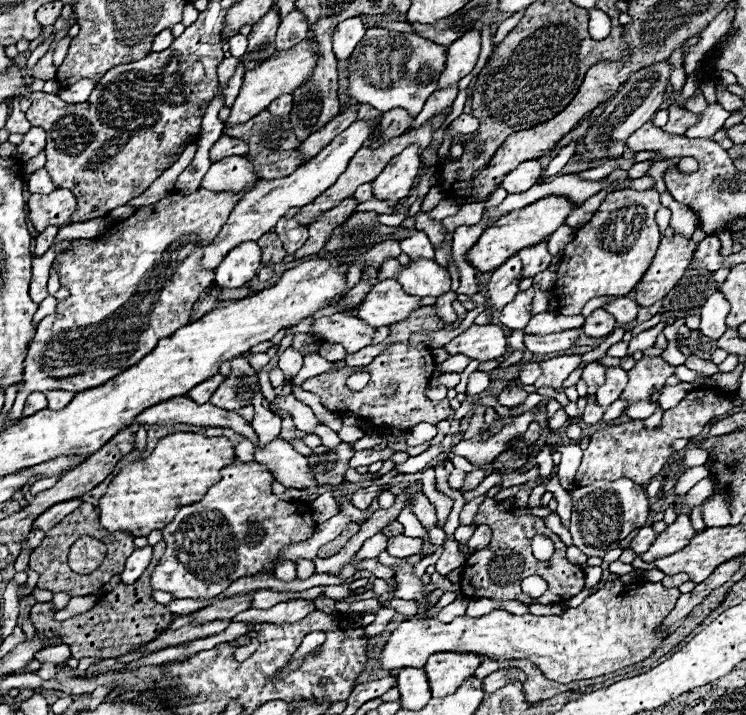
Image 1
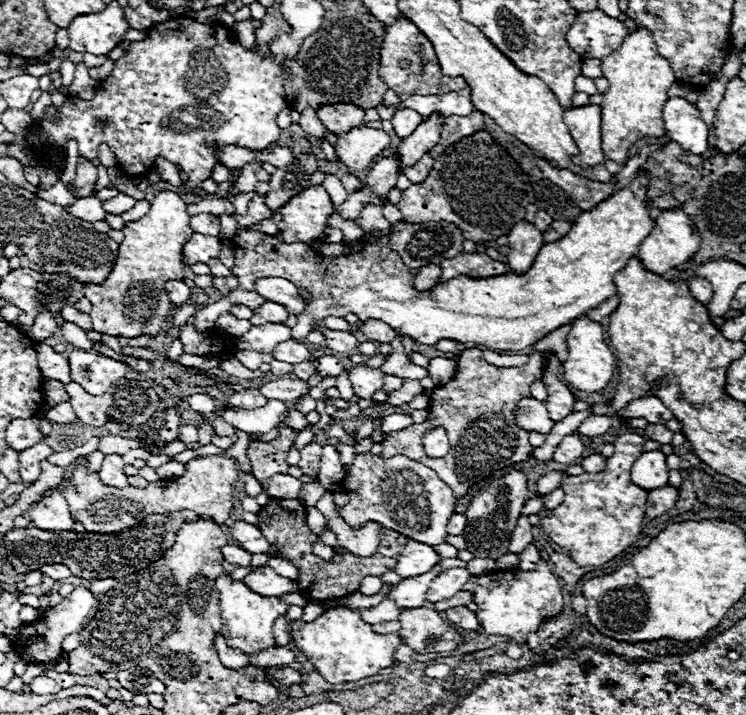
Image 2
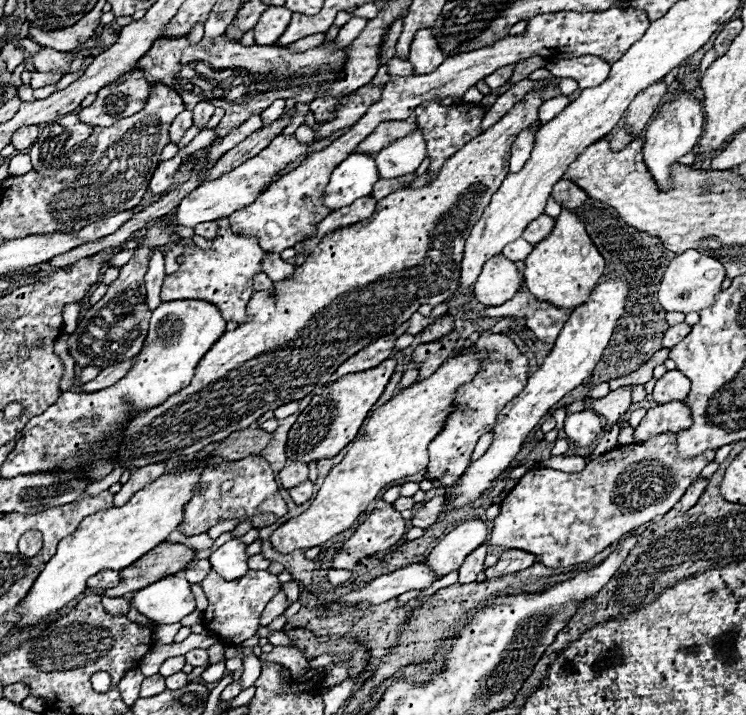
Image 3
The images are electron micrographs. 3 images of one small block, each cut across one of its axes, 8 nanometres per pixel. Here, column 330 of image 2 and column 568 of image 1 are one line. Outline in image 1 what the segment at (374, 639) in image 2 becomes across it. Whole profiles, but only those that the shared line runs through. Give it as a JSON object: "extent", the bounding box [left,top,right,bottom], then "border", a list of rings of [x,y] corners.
{"extent":[380,574,680,684],"border":[[[610,574],[602,590],[588,596],[578,608],[566,608],[560,616],[534,616],[534,614],[518,616],[506,610],[492,610],[490,614],[480,618],[460,616],[450,624],[438,622],[436,618],[428,618],[428,620],[412,618],[412,620],[400,622],[398,628],[392,632],[380,656],[380,662],[382,662],[382,668],[386,670],[424,668],[426,660],[436,652],[474,652],[494,660],[530,660],[542,670],[546,678],[556,680],[560,684],[568,684],[574,680],[588,680],[588,678],[596,678],[596,676],[632,666],[636,662],[642,662],[650,658],[658,648],[662,648],[662,642],[668,636],[668,632],[660,630],[662,620],[670,614],[670,610],[674,608],[674,602],[677,602],[680,595],[678,588],[662,588],[660,582],[626,584],[620,580],[620,576]]]}

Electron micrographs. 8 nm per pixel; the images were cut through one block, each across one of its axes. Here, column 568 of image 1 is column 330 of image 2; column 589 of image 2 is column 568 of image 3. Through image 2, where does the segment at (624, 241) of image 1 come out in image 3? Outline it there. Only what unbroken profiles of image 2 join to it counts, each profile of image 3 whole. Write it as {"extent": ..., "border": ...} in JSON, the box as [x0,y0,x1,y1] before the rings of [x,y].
{"extent":[524,210,606,310],"border":[[[570,210],[560,212],[554,228],[556,230],[546,240],[538,242],[524,260],[524,284],[540,302],[548,302],[562,310],[574,310],[590,298],[606,262],[586,234],[584,224],[578,222],[576,214]]]}

